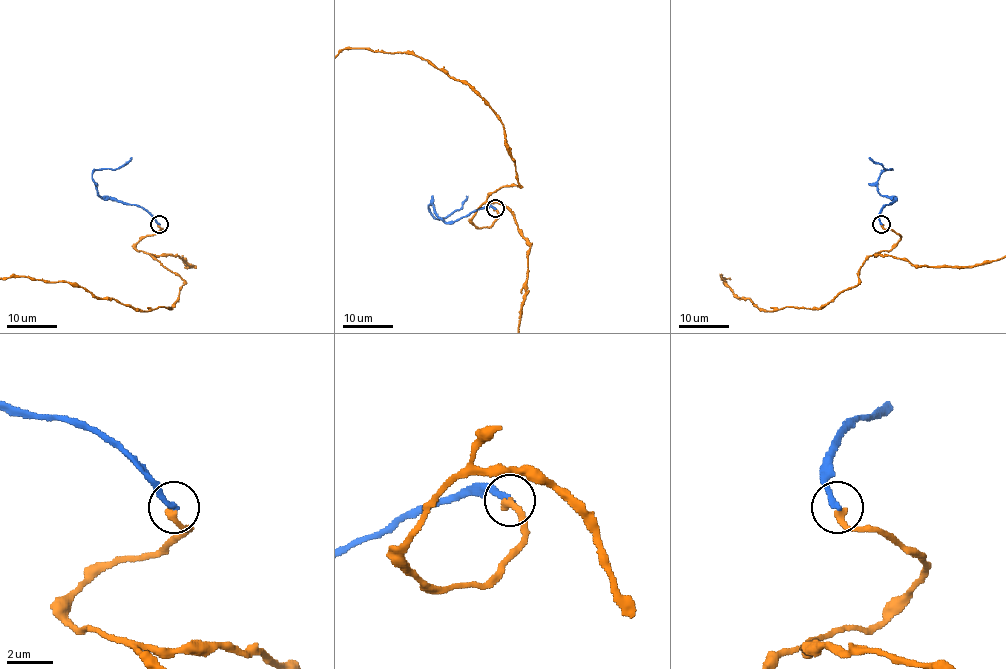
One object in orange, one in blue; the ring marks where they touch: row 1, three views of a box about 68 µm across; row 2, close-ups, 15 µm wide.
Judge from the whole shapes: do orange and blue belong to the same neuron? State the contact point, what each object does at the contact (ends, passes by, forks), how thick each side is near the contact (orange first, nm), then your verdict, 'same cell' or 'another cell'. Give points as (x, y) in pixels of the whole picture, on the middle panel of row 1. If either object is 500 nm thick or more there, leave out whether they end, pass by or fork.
(495, 208) | orange ends | blue ends | 300/260 nm | another cell

